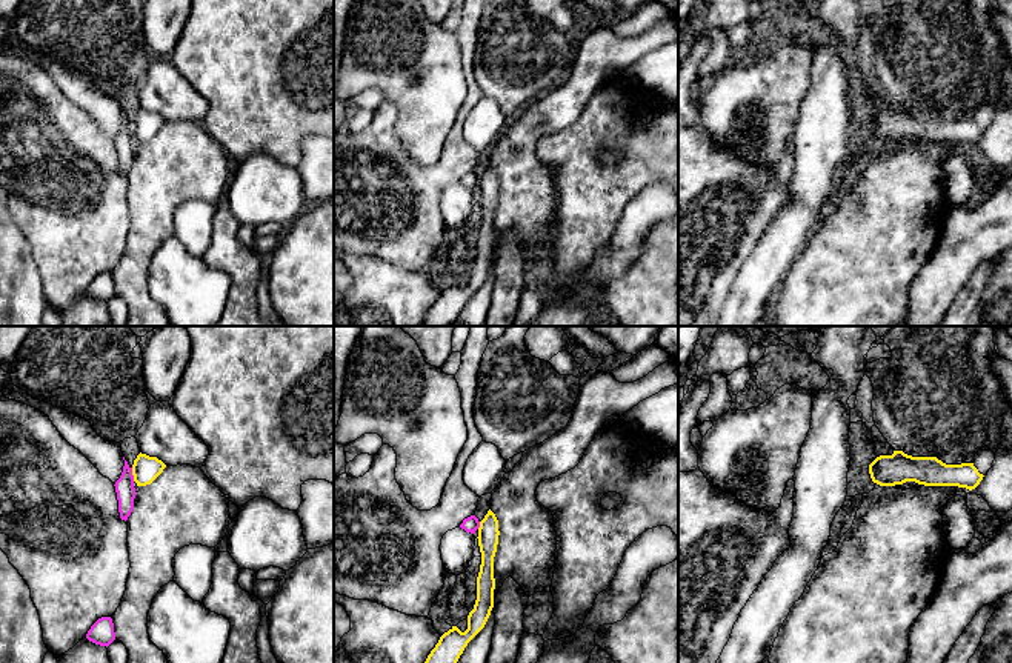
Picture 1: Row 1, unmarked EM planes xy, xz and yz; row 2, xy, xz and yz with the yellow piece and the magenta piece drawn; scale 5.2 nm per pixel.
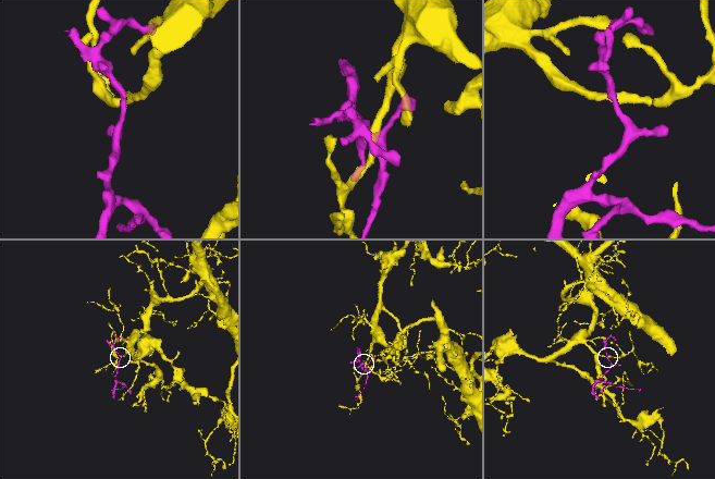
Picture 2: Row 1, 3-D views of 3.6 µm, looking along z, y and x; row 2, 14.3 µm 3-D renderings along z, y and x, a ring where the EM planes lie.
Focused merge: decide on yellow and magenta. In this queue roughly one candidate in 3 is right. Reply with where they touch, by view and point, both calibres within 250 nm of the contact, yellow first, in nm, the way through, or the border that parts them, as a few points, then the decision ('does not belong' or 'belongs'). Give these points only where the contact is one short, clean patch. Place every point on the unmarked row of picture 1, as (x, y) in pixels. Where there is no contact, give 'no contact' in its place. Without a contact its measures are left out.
meets yellow in xy at (133, 129); 140 nm thick on the yellow side, 100 nm on the other; border along xy (131, 123), (134, 136); does not belong

